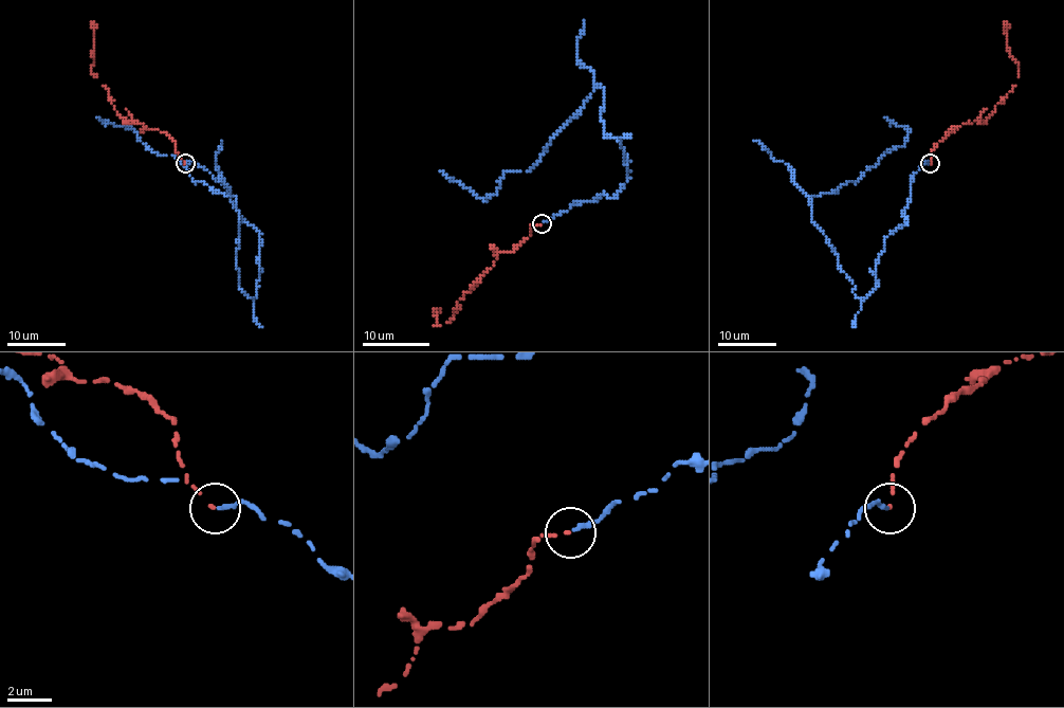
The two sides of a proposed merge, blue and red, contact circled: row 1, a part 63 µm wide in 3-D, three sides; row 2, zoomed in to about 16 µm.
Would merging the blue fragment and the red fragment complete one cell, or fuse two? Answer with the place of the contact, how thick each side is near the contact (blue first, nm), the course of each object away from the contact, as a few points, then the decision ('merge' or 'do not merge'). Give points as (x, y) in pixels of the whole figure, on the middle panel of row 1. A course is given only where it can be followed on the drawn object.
place (542, 223); calibres 240 and 110 nm; course blue (543, 222), (628, 180), (622, 145), (603, 135), (605, 88), (484, 200), (441, 170); course red (542, 224), (533, 224), (513, 251), (497, 254), (464, 292), (453, 318), (434, 325), (436, 309); merge

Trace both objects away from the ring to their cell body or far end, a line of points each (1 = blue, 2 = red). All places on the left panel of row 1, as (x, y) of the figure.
1: (186, 163), (218, 179), (260, 233), (254, 300), (238, 284), (234, 197), (97, 119)
2: (184, 163), (178, 155), (172, 139), (144, 124), (126, 121), (117, 113), (108, 89), (91, 72), (93, 22)

